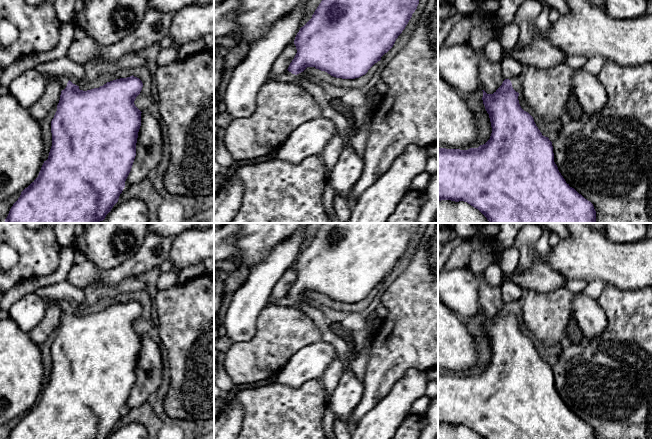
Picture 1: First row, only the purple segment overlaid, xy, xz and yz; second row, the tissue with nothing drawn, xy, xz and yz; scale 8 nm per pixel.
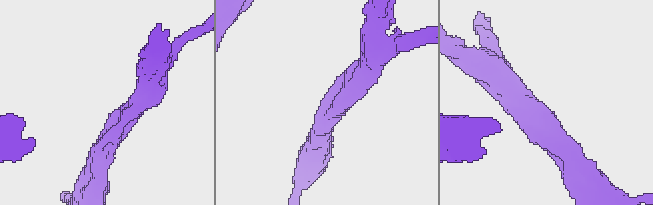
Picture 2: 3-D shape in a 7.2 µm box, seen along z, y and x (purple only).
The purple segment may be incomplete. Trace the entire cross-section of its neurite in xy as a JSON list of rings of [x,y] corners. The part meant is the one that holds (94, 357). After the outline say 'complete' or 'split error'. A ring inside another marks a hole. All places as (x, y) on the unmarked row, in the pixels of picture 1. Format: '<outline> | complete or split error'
[[[43,299],[47,307],[57,306],[61,312],[57,335],[51,345],[52,370],[38,401],[21,416],[8,439],[107,439],[118,426],[136,380],[142,336],[134,325],[143,307],[132,299],[83,315],[64,300]]] | split error

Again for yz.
[[[522,299],[505,303],[502,309],[493,317],[487,318],[483,315],[483,328],[489,338],[492,357],[490,363],[478,372],[468,374],[438,372],[438,425],[451,424],[455,426],[464,425],[478,433],[483,439],[596,439],[593,428],[579,418],[574,412],[566,407],[554,386],[552,366],[548,361],[542,359],[536,350],[533,341],[524,335],[518,324],[519,315],[522,313]]] | split error

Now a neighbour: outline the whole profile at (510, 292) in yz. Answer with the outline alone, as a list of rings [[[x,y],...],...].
[[[507,281],[500,287],[502,299],[505,303],[521,300],[524,297],[525,291],[513,282]]]

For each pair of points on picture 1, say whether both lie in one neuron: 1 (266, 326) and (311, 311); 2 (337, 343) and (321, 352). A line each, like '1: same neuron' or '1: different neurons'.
1: different neurons
2: different neurons

